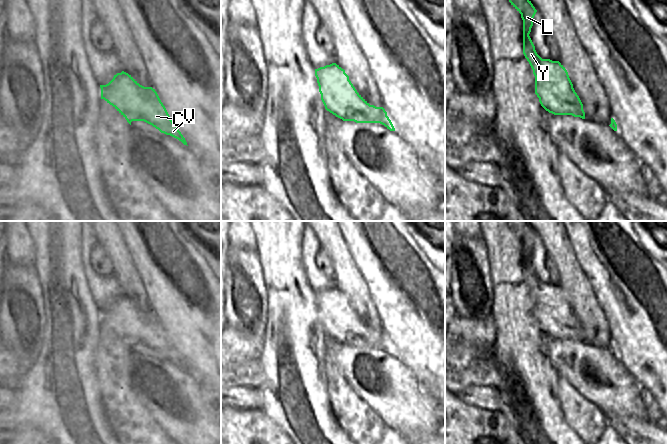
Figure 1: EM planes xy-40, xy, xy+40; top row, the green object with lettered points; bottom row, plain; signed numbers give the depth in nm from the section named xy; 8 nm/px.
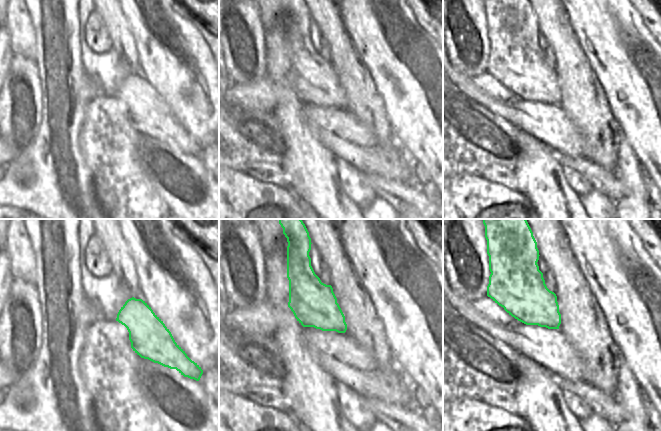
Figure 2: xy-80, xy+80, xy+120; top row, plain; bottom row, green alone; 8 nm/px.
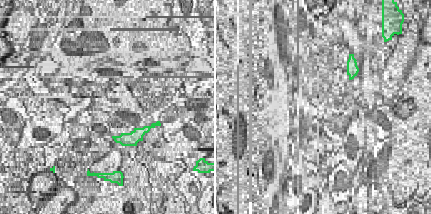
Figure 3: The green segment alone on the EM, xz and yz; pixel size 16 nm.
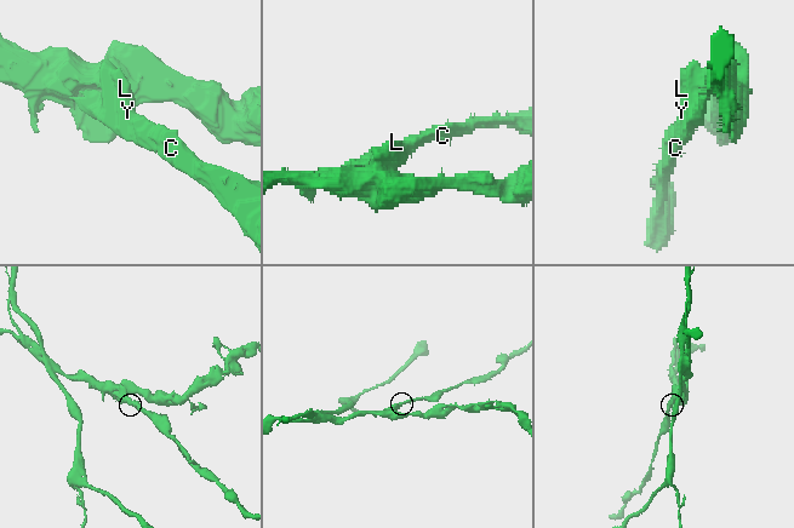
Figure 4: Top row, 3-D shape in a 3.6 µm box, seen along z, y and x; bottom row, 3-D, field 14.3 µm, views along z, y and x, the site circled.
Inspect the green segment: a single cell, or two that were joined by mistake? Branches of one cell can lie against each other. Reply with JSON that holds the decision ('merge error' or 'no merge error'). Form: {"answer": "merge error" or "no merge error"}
{"answer": "merge error"}

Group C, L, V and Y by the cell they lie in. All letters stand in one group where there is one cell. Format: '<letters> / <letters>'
C V / L Y

